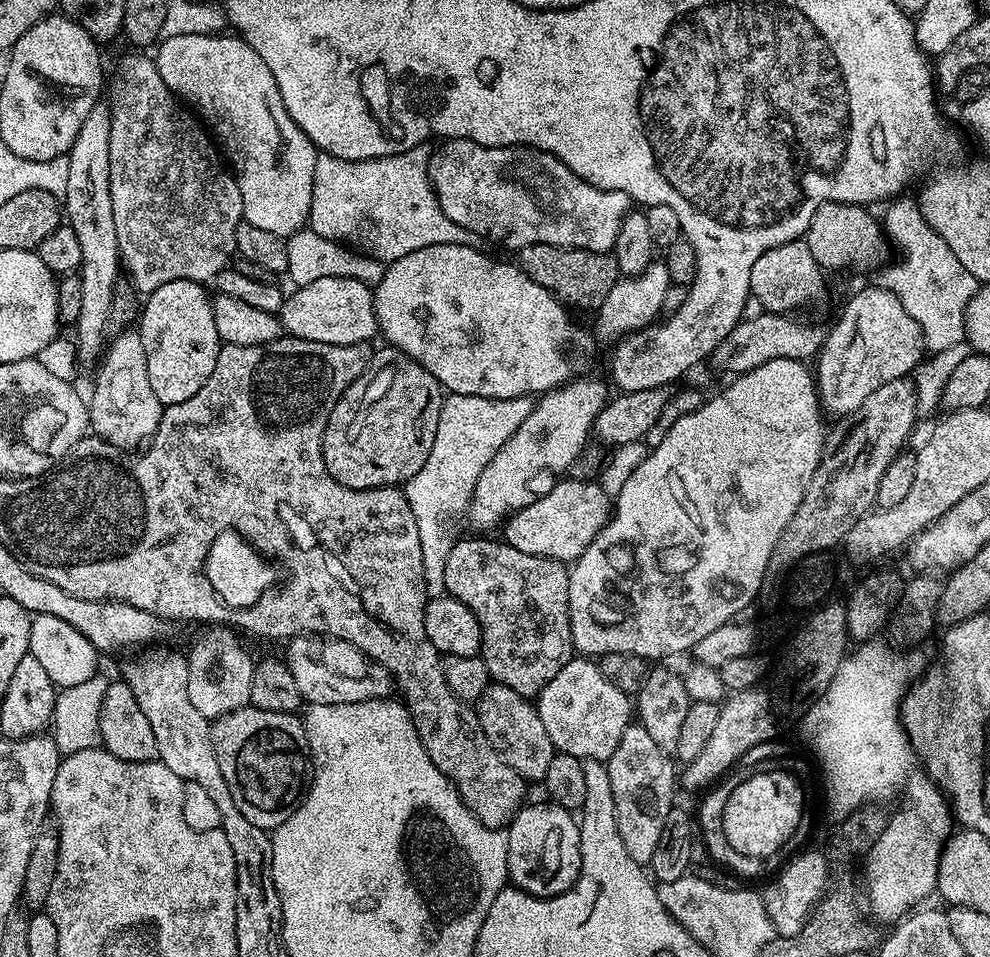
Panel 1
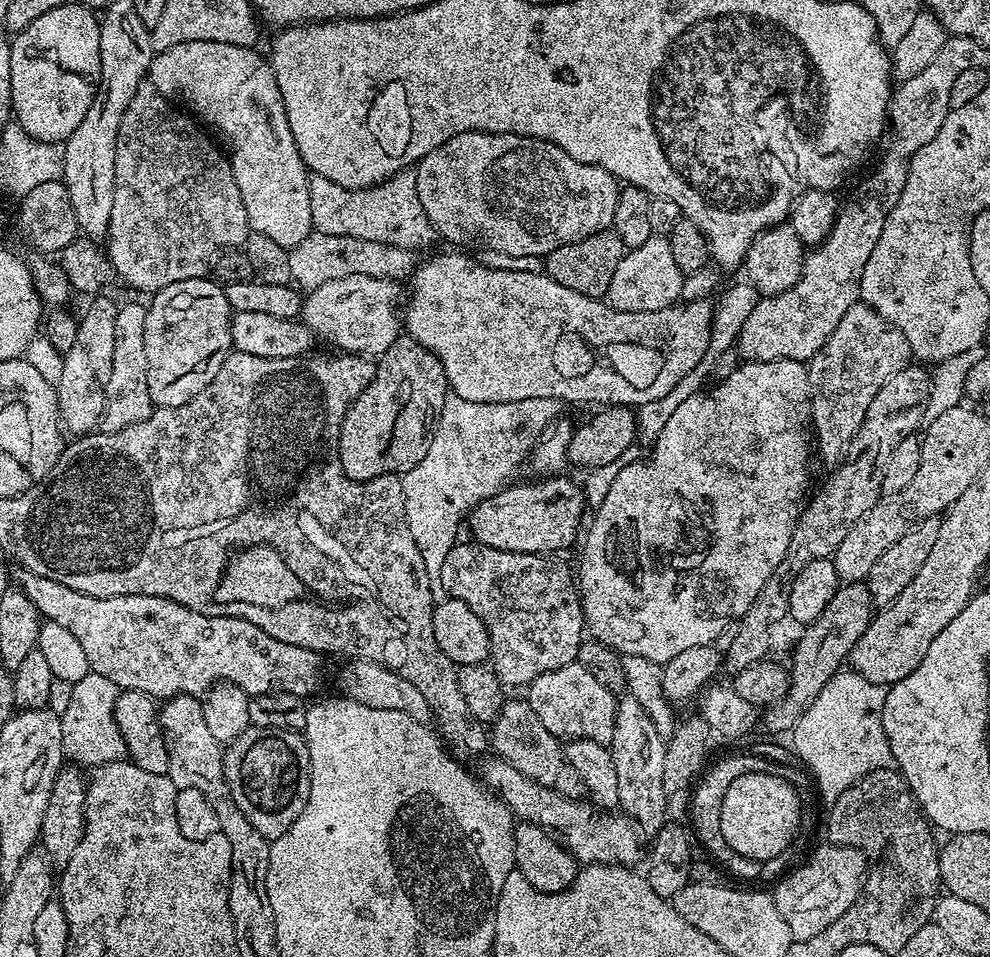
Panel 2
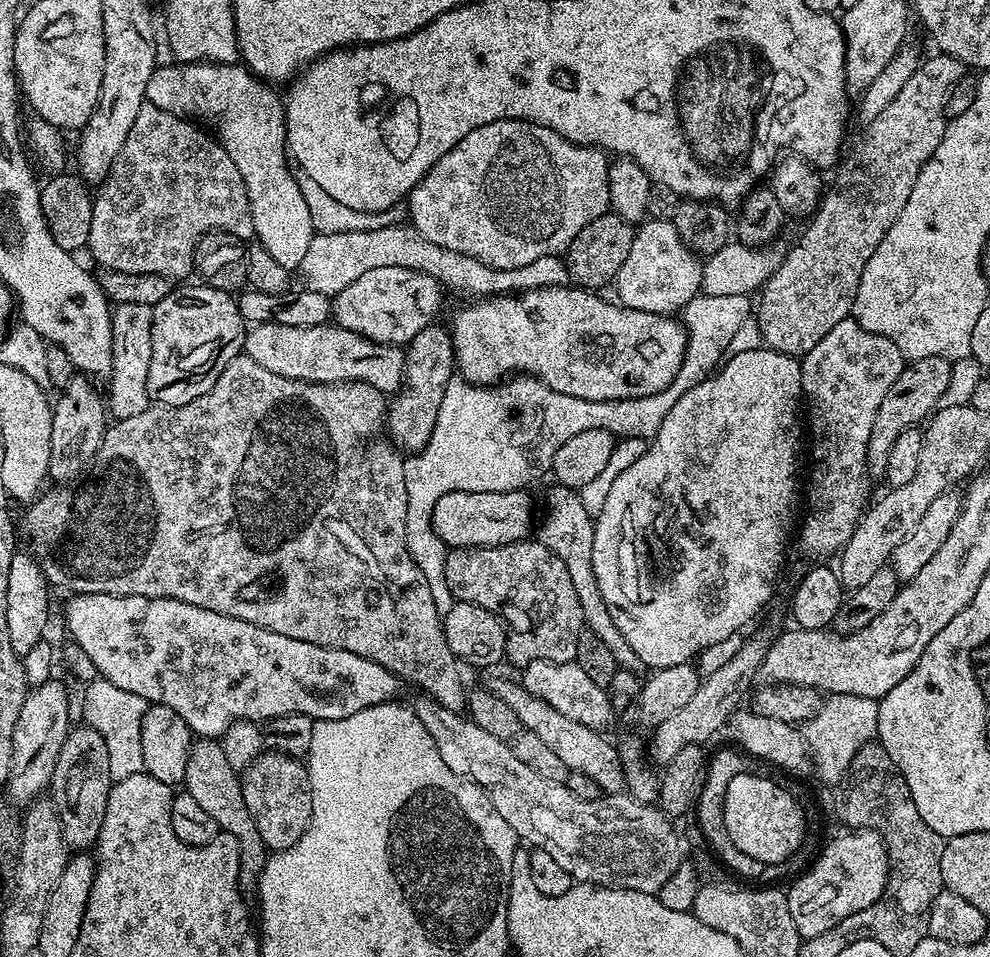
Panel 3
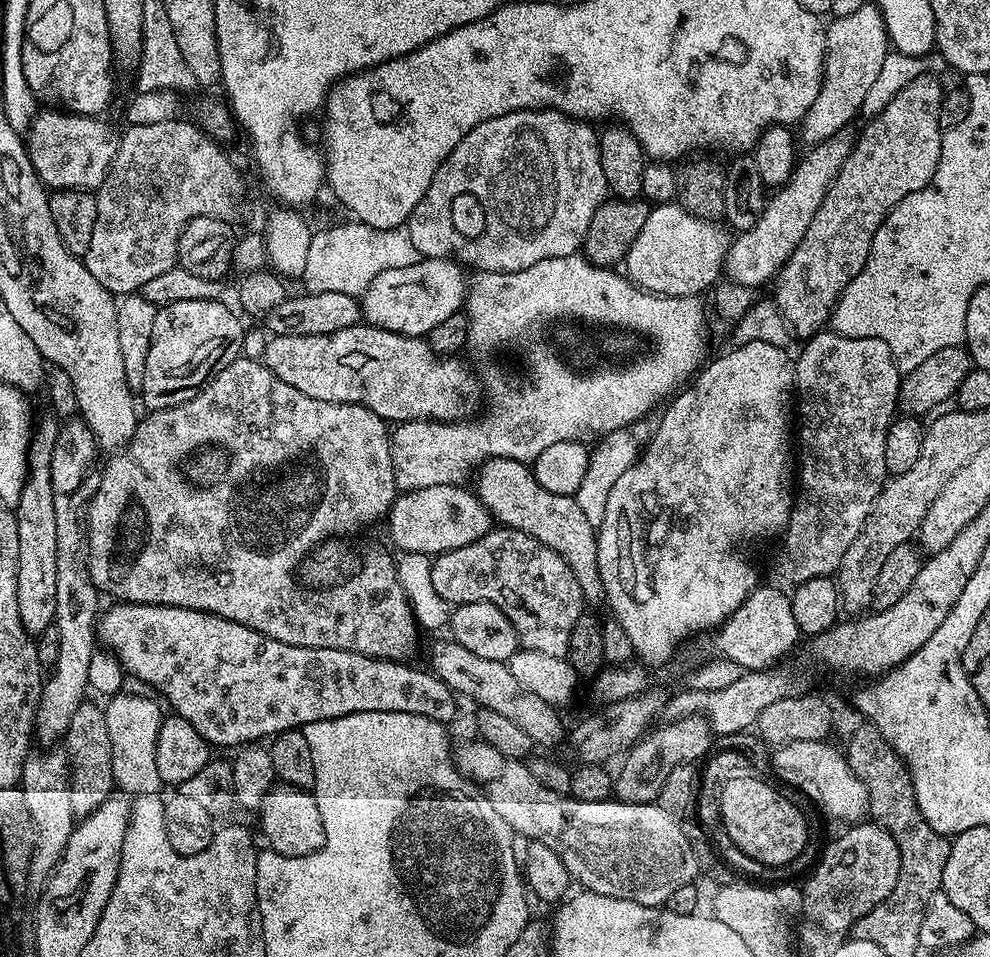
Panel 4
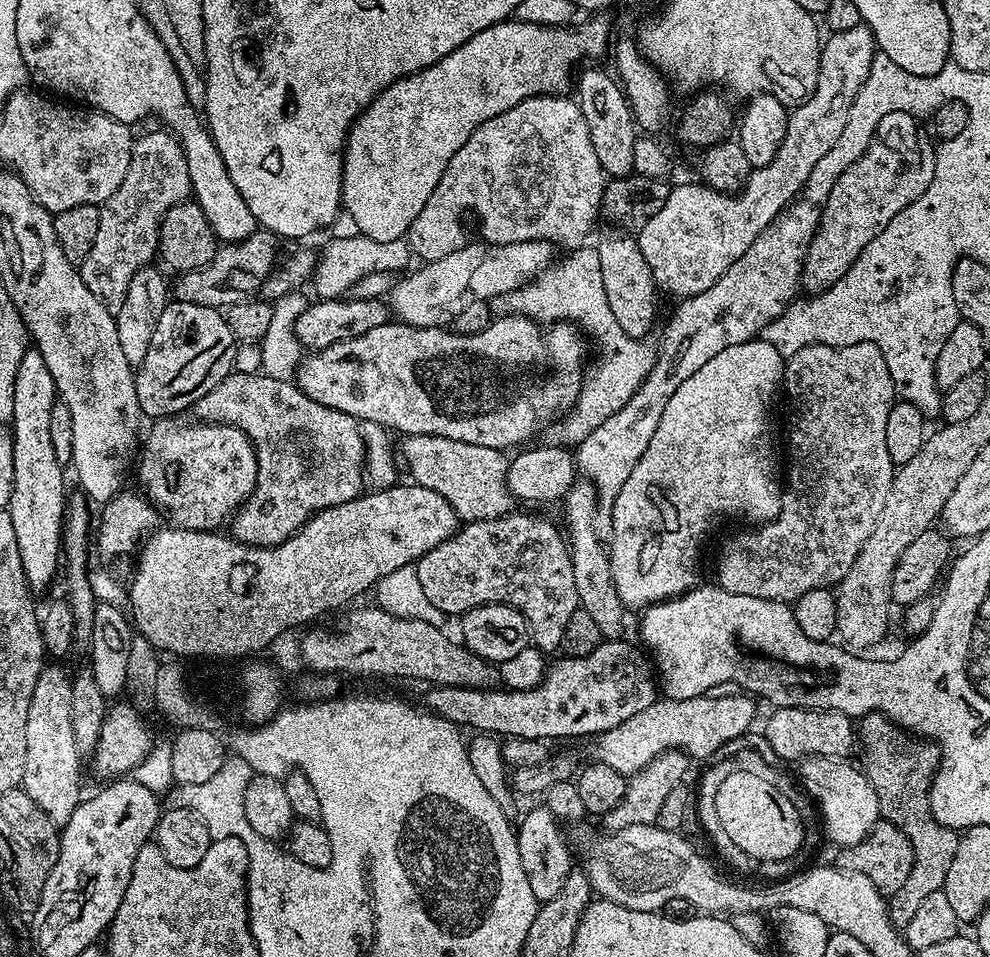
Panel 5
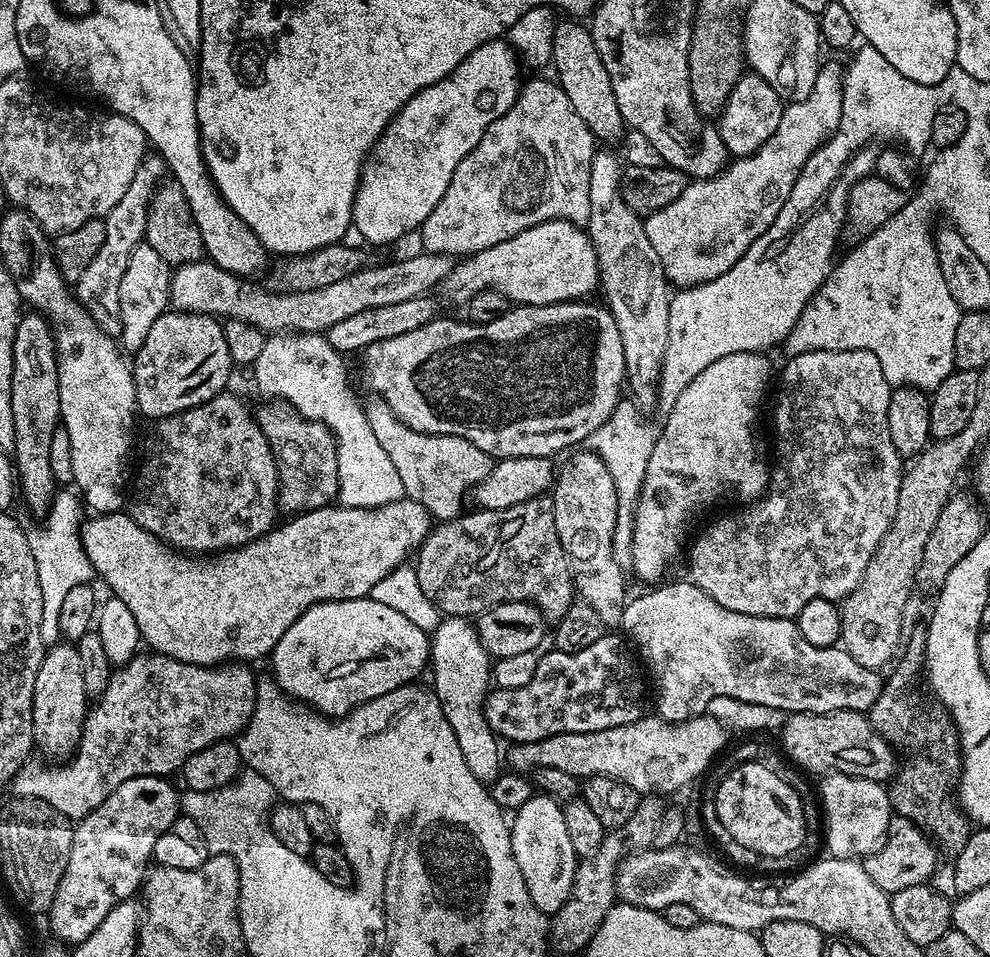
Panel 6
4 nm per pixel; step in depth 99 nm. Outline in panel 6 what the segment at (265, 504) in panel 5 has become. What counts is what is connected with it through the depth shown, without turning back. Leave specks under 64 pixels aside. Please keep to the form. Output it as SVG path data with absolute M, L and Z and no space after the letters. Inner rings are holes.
M279 398L269 399L260 409L255 409L256 421L262 434L266 434L268 445L276 459L278 481L278 504L288 514L309 512L311 508L331 505L340 491L338 478L338 454L336 438L327 425L311 420Z

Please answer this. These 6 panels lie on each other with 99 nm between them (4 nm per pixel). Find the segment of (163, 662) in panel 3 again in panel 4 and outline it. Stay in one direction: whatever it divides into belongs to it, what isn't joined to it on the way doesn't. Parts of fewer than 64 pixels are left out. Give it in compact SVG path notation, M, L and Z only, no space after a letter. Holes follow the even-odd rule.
M127 602L113 605L99 613L96 625L99 643L103 647L105 644L104 648L115 656L129 677L137 676L142 683L157 688L168 699L172 707L169 709L186 718L186 722L215 747L217 744L220 748L235 749L264 742L264 739L267 741L283 732L302 730L307 724L342 718L346 714L422 714L422 718L430 718L445 726L451 725L456 716L457 693L427 667L411 668L413 665L408 662L379 660L350 650L286 646L286 642L278 642L278 638L270 638L233 620L193 608Z

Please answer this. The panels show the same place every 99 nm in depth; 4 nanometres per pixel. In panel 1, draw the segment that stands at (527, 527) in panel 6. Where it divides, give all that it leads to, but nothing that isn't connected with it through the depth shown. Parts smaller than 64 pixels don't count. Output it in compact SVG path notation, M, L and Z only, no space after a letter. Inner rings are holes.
M457 539L450 550L450 558L446 558L444 591L465 604L478 618L479 655L484 659L489 677L524 697L535 698L546 682L550 682L550 678L554 678L554 674L558 674L558 670L574 656L568 613L569 569L561 561L522 554L522 550L514 550L514 546L496 540Z

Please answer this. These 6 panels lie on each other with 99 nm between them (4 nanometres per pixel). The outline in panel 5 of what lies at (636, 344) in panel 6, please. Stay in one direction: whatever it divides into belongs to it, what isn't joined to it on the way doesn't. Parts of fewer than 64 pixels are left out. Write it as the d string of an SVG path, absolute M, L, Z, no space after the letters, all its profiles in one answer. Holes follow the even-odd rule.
M631 235L608 236L595 245L598 262L602 262L602 286L606 286L606 300L614 318L626 334L637 338L647 337L647 332L656 318L656 296L658 289L646 258L642 258L639 243Z

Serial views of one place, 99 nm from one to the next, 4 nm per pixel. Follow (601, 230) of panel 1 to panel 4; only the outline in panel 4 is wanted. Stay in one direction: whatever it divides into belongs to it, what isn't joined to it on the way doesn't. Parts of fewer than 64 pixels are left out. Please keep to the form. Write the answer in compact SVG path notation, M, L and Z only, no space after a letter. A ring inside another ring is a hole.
M551 110L507 112L498 118L478 122L470 134L461 136L458 146L438 166L422 202L414 206L407 222L414 250L430 260L454 260L461 265L477 264L481 272L517 272L546 258L575 256L581 251L584 235L594 210L609 195L606 174L602 174L600 137L591 123L575 120ZM473 196L484 211L484 229L475 240L456 221L456 200Z

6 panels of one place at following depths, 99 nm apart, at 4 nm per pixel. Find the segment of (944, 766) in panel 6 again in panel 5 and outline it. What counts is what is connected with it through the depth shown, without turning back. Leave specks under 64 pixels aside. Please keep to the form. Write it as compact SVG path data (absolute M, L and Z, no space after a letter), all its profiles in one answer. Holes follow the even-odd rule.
M880 712L859 717L858 748L864 751L862 771L870 786L874 786L874 794L878 794L881 817L898 826L898 830L910 838L910 846L914 850L910 878L906 878L902 890L891 893L888 906L892 923L903 926L910 922L910 918L914 918L924 899L943 889L961 837L957 829L947 828L937 822L930 810L932 779L940 771L940 748L931 740L905 732L889 716Z

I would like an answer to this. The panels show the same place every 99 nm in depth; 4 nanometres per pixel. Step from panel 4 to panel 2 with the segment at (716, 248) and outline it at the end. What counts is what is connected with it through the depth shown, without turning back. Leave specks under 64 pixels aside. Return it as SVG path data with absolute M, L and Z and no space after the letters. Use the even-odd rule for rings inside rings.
M654 236L642 242L642 246L629 248L625 251L622 262L618 262L618 270L614 270L614 278L610 282L606 300L612 307L619 312L653 312L663 308L673 307L681 299L680 291L682 290L685 274L678 270L678 265L674 263L674 254L670 251L670 242L667 236Z

